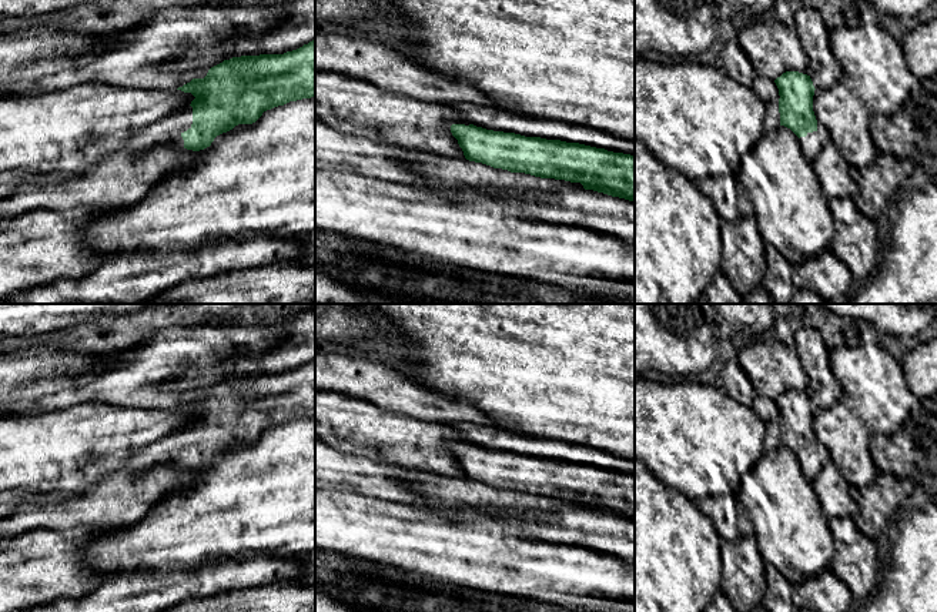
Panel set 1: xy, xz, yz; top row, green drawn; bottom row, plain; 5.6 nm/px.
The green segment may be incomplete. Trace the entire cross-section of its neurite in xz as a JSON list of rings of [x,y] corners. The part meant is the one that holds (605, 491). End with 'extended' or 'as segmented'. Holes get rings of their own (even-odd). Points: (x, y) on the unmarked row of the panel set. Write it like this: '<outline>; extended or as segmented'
[[[452,444],[451,452],[469,481],[511,492],[580,502],[585,509],[635,521],[635,475],[473,444]]]; as segmented

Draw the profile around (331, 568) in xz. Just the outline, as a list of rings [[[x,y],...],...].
[[[315,548],[315,585],[364,583],[375,578],[391,579],[396,585],[414,582],[412,578],[398,573],[392,576],[362,573],[352,562],[352,556]]]

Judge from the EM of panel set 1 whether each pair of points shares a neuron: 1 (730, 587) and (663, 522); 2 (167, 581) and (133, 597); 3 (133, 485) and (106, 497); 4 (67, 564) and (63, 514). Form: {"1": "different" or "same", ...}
{"1": "different", "2": "same", "3": "same", "4": "different"}

